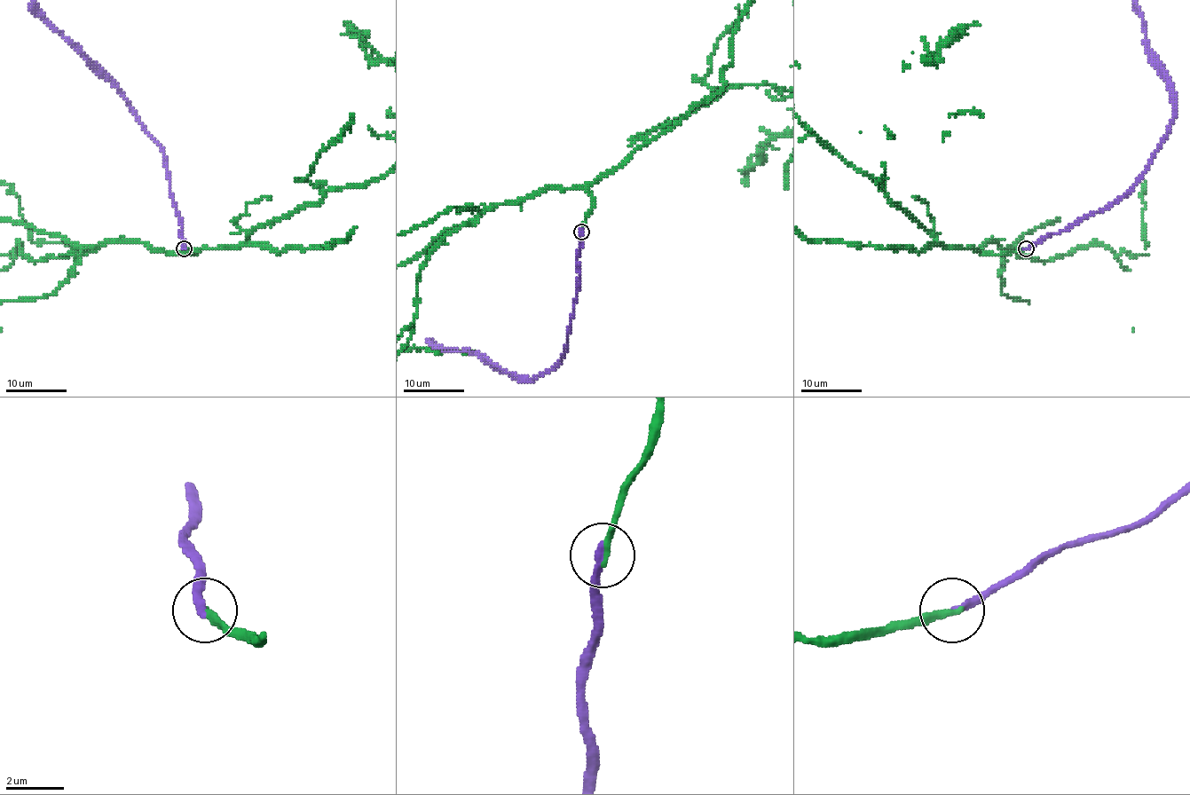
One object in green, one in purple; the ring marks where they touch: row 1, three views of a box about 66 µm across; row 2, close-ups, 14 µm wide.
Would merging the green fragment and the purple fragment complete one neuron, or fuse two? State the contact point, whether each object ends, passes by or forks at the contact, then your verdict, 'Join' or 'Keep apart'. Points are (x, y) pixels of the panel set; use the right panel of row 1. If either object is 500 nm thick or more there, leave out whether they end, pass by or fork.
Place: (1026, 248). At the ring green ends. At the ring purple ends. Join

